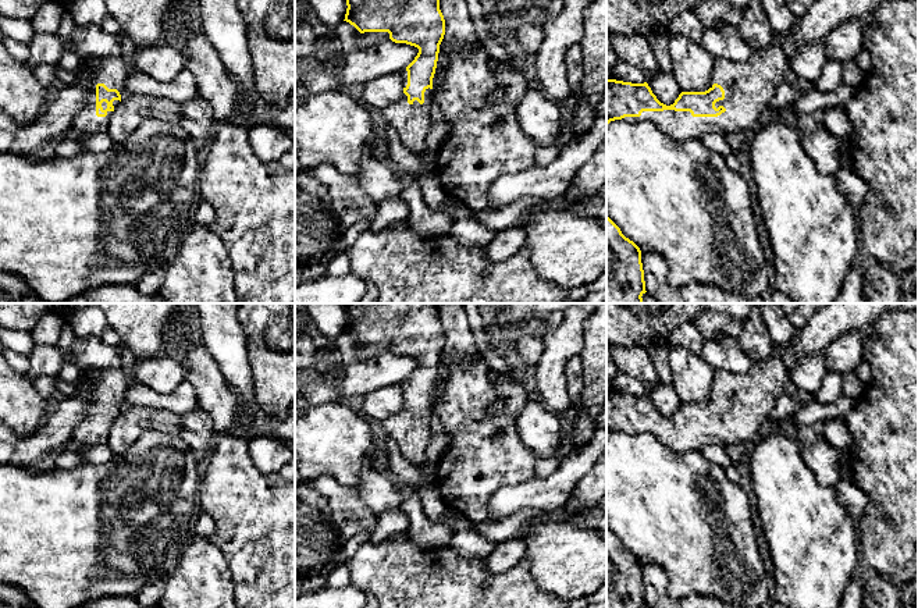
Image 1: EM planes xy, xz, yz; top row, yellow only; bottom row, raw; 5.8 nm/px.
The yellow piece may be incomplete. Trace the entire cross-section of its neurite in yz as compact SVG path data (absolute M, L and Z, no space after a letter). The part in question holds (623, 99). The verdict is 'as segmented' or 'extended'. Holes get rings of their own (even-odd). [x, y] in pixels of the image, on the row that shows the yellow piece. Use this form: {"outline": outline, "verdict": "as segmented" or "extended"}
{"outline": "M773 39L765 49L752 50L747 61L715 57L709 89L682 92L670 106L661 103L647 82L631 83L606 79L606 125L615 120L651 121L677 142L702 139L711 132L725 135L734 131L748 131L751 134L761 127L766 104L775 96L779 85L789 77L787 57Z", "verdict": "extended"}

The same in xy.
{"outline": "M124 56L102 57L88 82L85 107L74 117L72 127L82 134L107 132L114 109L121 103L129 60Z", "verdict": "extended"}

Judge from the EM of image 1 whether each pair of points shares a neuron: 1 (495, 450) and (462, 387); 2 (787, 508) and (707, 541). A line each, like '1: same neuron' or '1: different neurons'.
1: same neuron
2: different neurons

